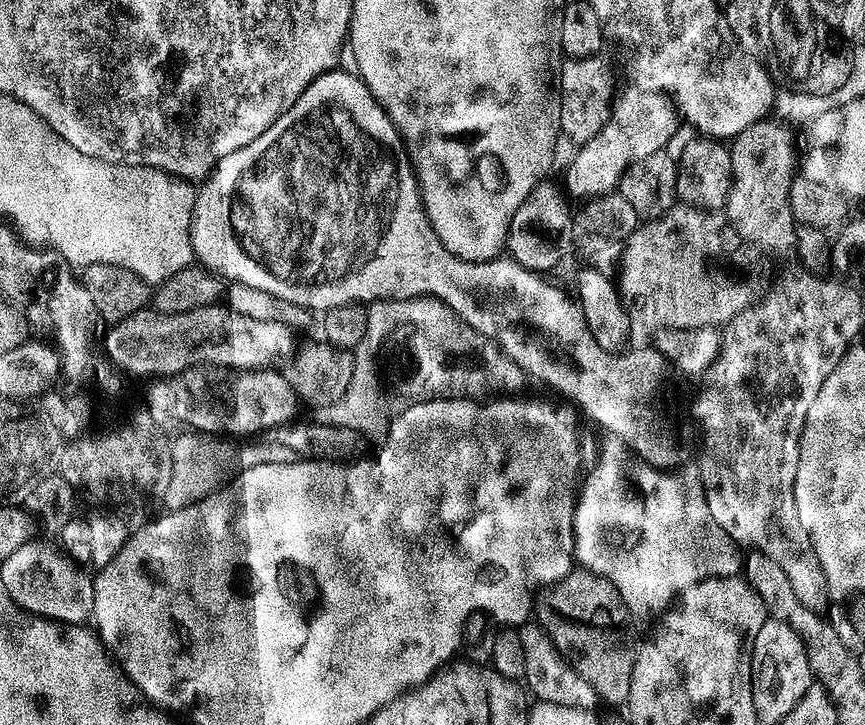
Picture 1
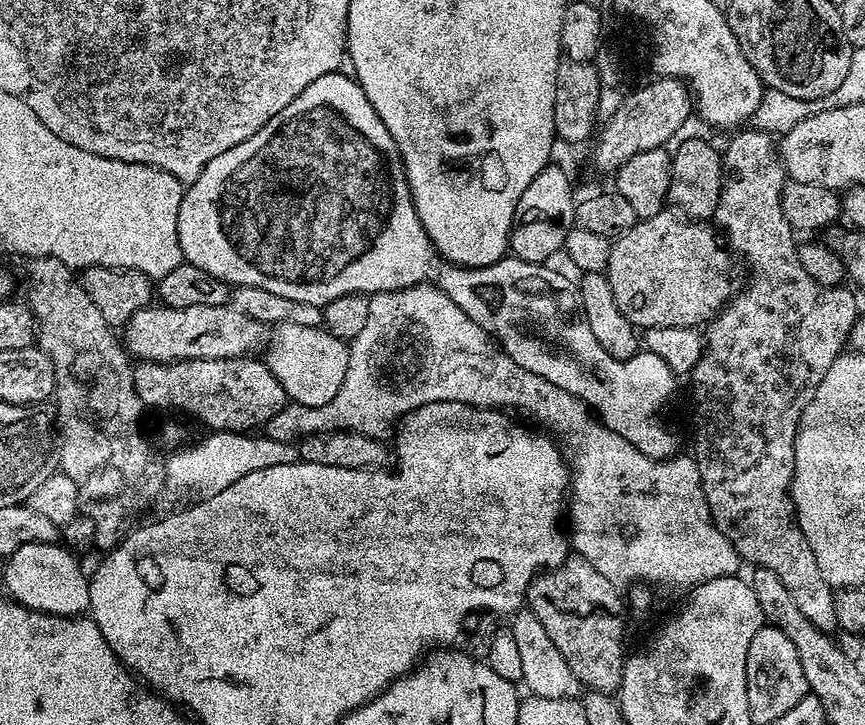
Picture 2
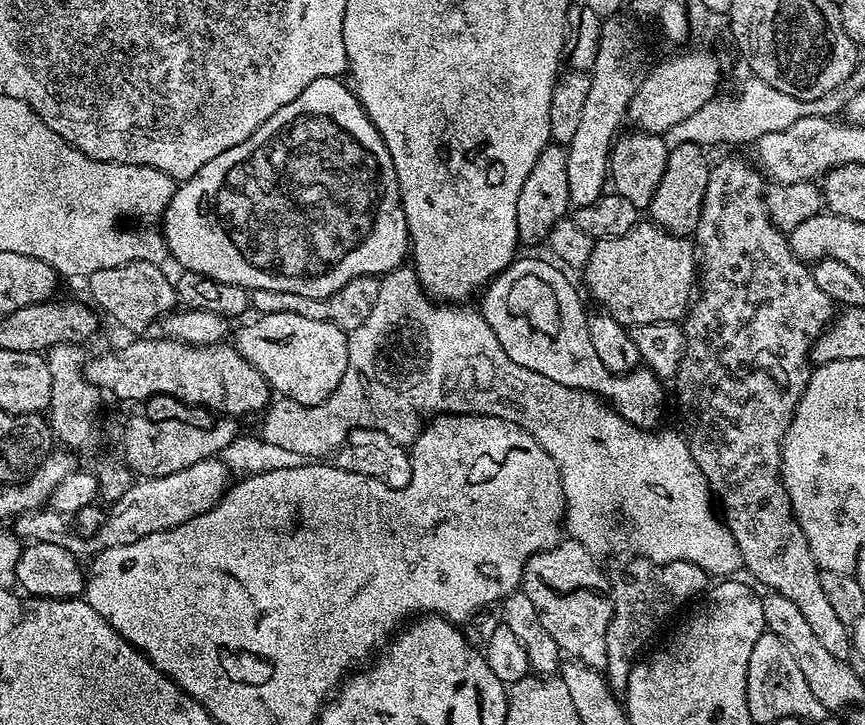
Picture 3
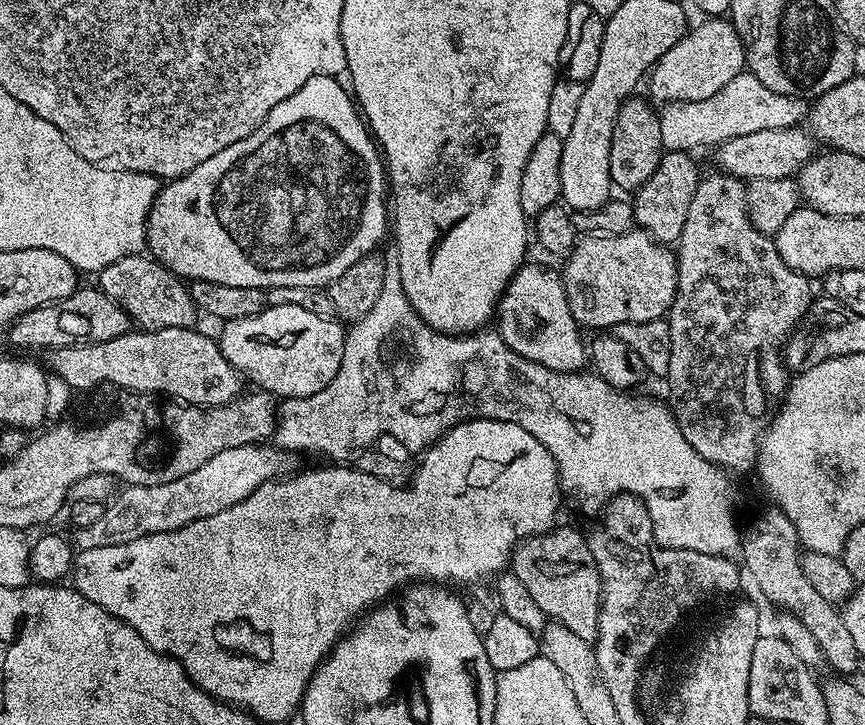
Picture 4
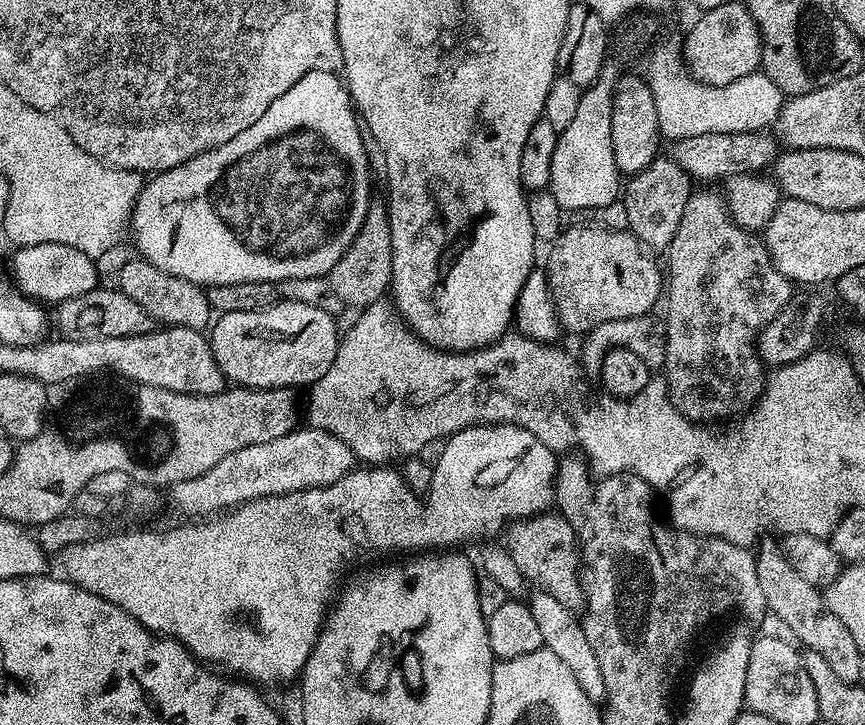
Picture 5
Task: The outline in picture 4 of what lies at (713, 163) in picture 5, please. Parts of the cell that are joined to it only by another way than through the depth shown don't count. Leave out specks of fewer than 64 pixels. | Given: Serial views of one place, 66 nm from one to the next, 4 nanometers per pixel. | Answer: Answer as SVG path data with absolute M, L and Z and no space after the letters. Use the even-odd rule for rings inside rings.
M803 127L778 130L754 130L742 138L730 138L716 149L715 167L745 182L758 178L792 178L807 160L817 155L818 144L812 133Z

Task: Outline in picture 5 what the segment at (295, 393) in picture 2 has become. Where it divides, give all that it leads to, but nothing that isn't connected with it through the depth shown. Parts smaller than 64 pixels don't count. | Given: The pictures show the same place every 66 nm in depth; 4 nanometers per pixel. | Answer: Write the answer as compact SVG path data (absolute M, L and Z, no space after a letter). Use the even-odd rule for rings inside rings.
M281 299L274 306L266 310L254 310L253 312L243 312L242 314L220 314L215 317L210 328L210 343L212 353L222 370L225 381L242 388L293 388L300 390L300 387L311 386L319 382L326 370L330 370L330 364L334 362L336 351L340 348L342 339L341 333L336 333L337 317L331 316L326 310L318 310L318 306L306 306L306 302L294 302L293 300Z

